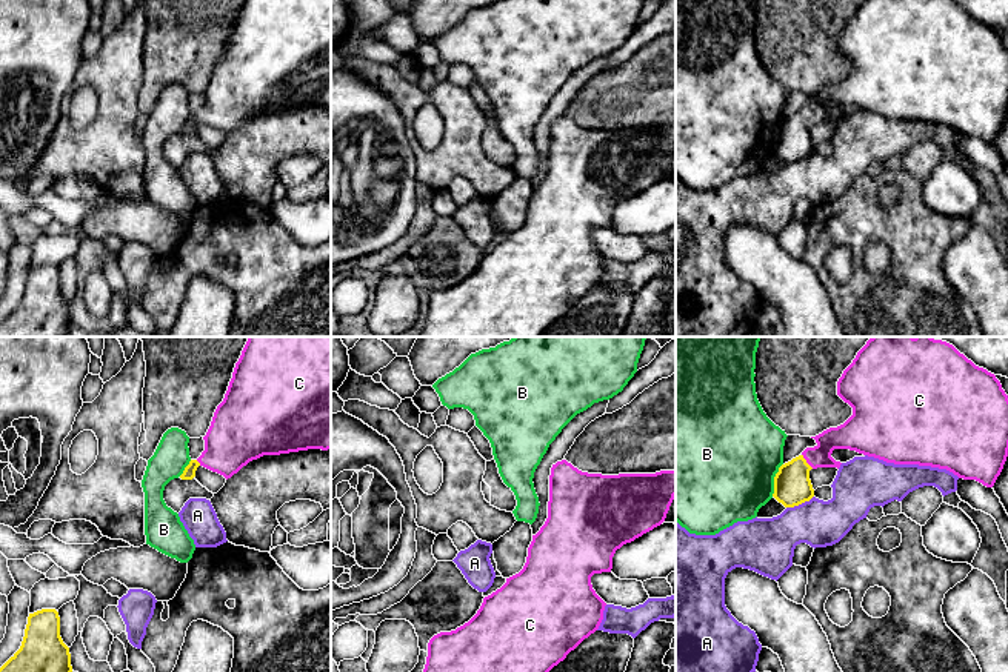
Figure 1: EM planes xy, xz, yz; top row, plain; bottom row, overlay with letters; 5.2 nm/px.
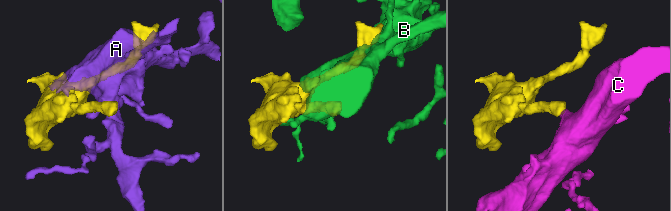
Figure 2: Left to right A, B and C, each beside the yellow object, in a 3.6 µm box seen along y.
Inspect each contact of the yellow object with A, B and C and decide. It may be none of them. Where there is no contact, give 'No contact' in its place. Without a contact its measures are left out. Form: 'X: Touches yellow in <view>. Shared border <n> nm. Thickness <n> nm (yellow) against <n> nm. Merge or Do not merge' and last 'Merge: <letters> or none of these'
A: Touches yellow in yz. Shared border 160 nm. Thickness 190 nm (yellow) against 260 nm. Do not merge
B: Touches yellow in yz. Shared border 190 nm. Thickness 190 nm (yellow) against 480 nm. Do not merge
C: Touches yellow in yz. Shared border 100 nm. Thickness 190 nm (yellow) against 130 nm. Merge
Merge: C

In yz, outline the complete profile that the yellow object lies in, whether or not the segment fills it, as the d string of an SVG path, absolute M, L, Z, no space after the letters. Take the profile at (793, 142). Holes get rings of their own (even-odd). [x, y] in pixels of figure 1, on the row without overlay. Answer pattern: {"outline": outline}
{"outline": "M865 0L853 15L853 18L843 26L837 37L837 51L853 63L853 71L840 82L829 83L822 89L811 92L816 95L814 103L806 103L799 112L782 120L774 132L773 152L785 163L794 163L814 152L814 145L809 135L809 126L817 123L840 123L840 117L836 117L831 109L834 105L849 105L859 109L883 115L894 120L919 120L946 125L963 135L976 135L986 143L993 143L1000 131L1008 112L1008 51L1002 45L1000 37L994 29L983 23L976 22L963 9L960 9L953 0Z"}

